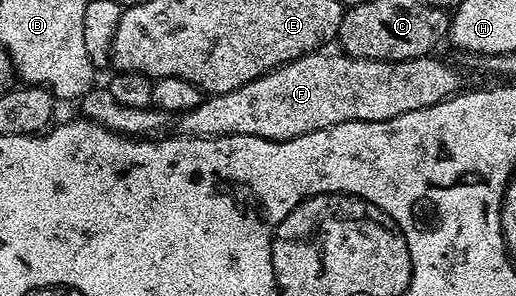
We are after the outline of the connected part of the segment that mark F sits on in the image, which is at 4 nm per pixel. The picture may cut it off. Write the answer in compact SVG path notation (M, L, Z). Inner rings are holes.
M336 53L306 55L297 61L289 61L253 81L233 89L229 93L207 95L197 109L178 116L177 128L180 135L192 135L208 139L222 135L248 135L262 139L296 139L317 129L329 129L349 121L389 121L401 117L401 113L413 113L413 109L425 109L437 105L464 90L465 83L455 67L442 63L436 57L406 59L405 61L377 61L376 59L355 59L352 55Z

